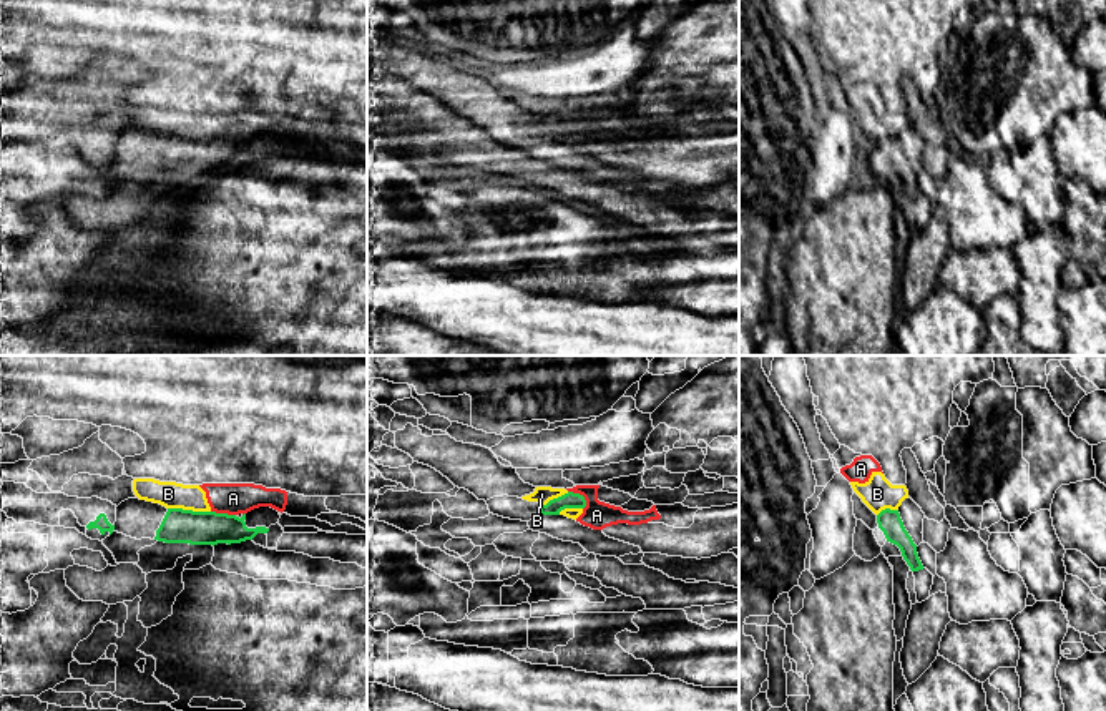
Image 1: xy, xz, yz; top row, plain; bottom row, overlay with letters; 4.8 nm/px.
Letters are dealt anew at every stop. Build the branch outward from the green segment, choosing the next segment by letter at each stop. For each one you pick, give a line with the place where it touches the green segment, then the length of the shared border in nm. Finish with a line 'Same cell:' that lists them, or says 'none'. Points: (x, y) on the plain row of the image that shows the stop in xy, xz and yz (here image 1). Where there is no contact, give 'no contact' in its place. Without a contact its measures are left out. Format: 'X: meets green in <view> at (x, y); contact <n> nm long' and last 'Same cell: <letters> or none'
Same cell: none

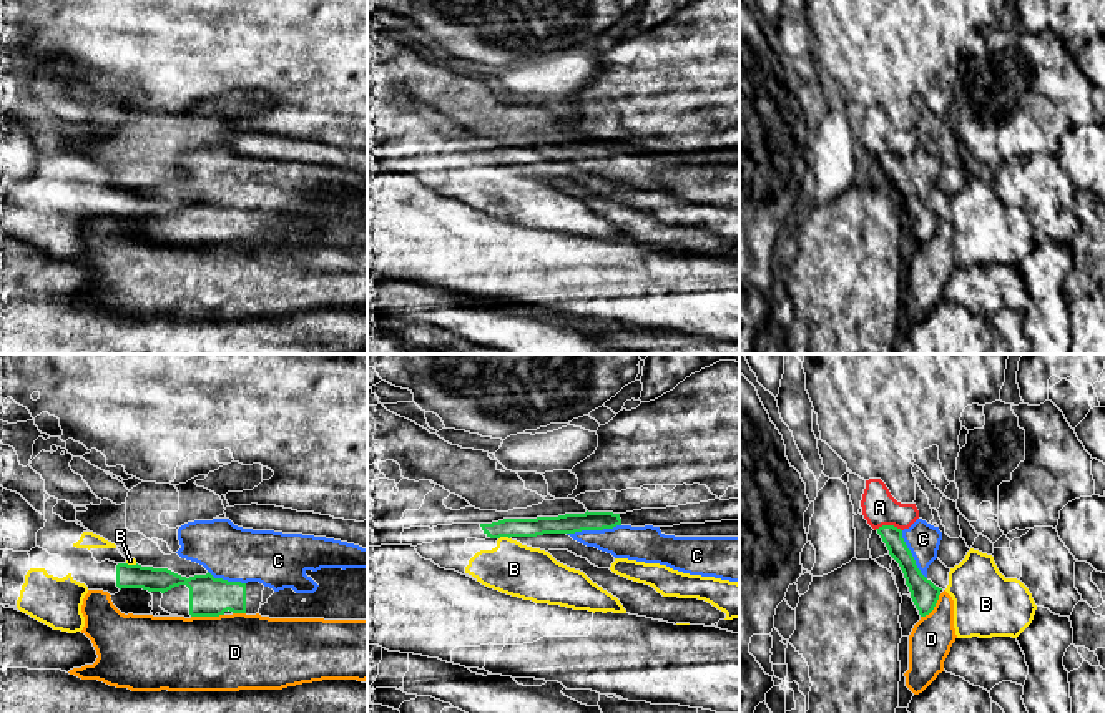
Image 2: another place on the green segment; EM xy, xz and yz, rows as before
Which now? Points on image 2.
C: meets green in xz at (594, 157); contact 260 nm long
Same cell: C

